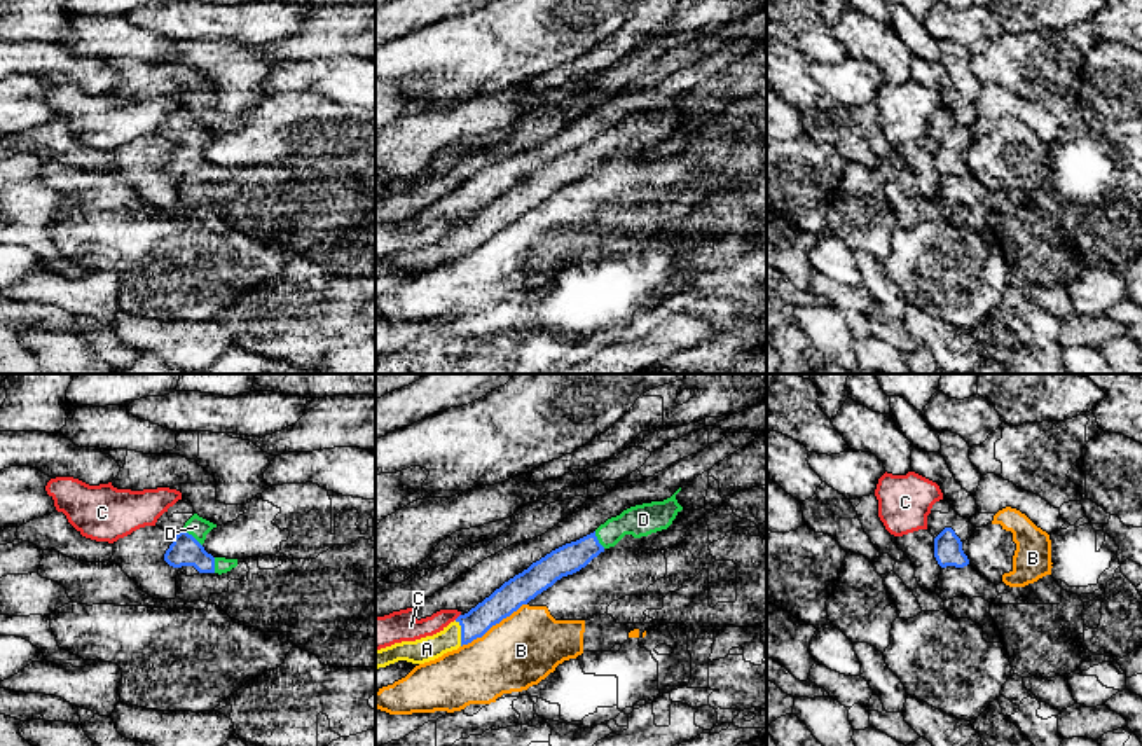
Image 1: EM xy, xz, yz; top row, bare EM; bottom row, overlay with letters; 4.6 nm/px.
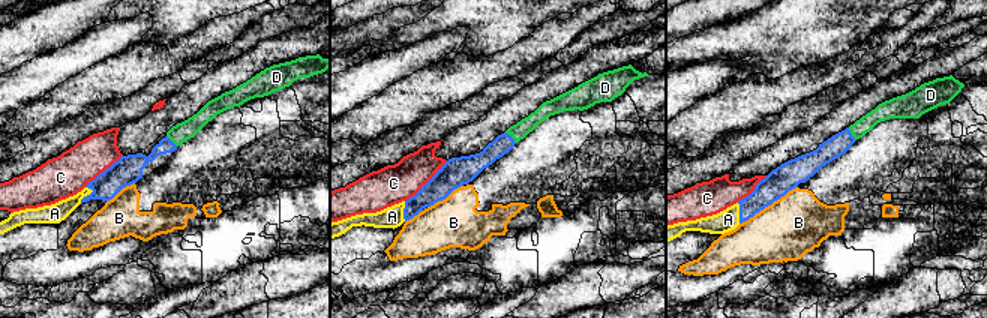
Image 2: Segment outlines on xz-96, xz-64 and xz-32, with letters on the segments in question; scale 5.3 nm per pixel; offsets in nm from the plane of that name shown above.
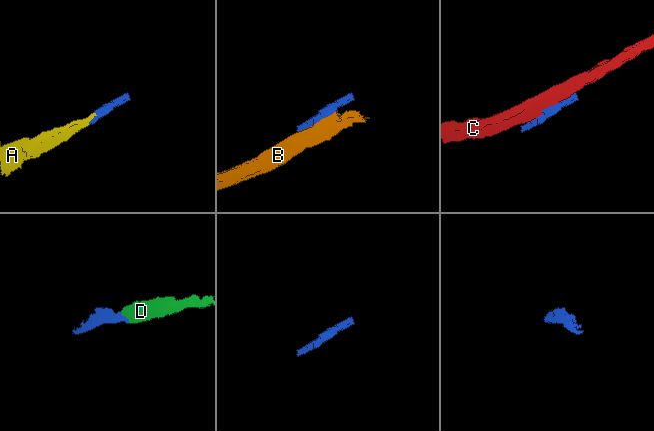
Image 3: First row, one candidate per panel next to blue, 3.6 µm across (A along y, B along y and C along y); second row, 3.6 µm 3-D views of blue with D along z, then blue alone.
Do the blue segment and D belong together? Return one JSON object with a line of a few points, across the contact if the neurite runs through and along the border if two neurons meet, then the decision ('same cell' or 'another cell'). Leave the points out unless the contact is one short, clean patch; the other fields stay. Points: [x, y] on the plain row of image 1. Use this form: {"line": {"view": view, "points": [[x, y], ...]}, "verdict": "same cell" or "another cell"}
{"line": {"view": "xy", "points": [[185, 159], [192, 145], [196, 135]]}, "verdict": "same cell"}

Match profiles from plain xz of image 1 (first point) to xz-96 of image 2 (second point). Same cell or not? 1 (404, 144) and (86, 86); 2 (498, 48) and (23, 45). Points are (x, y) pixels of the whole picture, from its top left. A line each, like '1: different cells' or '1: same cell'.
1: same cell
2: different cells

